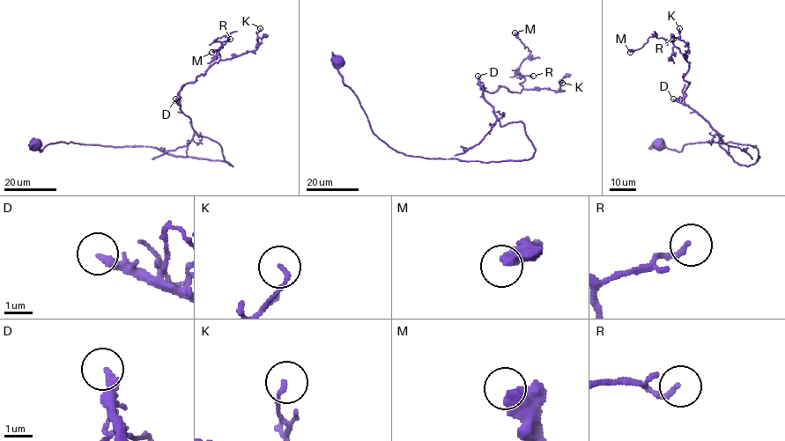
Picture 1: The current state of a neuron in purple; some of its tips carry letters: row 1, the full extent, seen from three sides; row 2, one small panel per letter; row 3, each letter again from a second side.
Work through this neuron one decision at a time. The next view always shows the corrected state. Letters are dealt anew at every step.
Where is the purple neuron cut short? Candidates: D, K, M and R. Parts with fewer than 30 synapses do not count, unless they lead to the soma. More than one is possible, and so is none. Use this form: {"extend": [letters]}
{"extend": ["D"]}

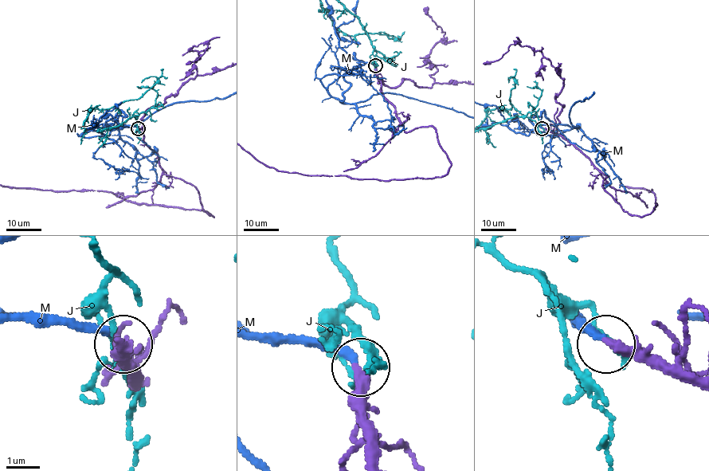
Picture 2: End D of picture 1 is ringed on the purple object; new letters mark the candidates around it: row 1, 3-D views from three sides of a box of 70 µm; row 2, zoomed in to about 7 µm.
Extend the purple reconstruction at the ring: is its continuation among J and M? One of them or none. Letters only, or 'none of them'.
none of them

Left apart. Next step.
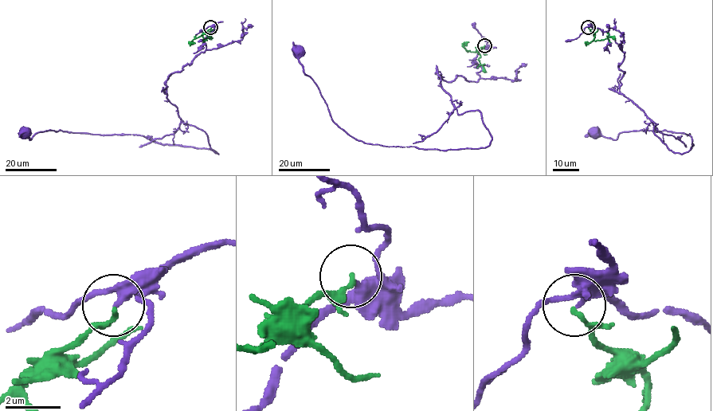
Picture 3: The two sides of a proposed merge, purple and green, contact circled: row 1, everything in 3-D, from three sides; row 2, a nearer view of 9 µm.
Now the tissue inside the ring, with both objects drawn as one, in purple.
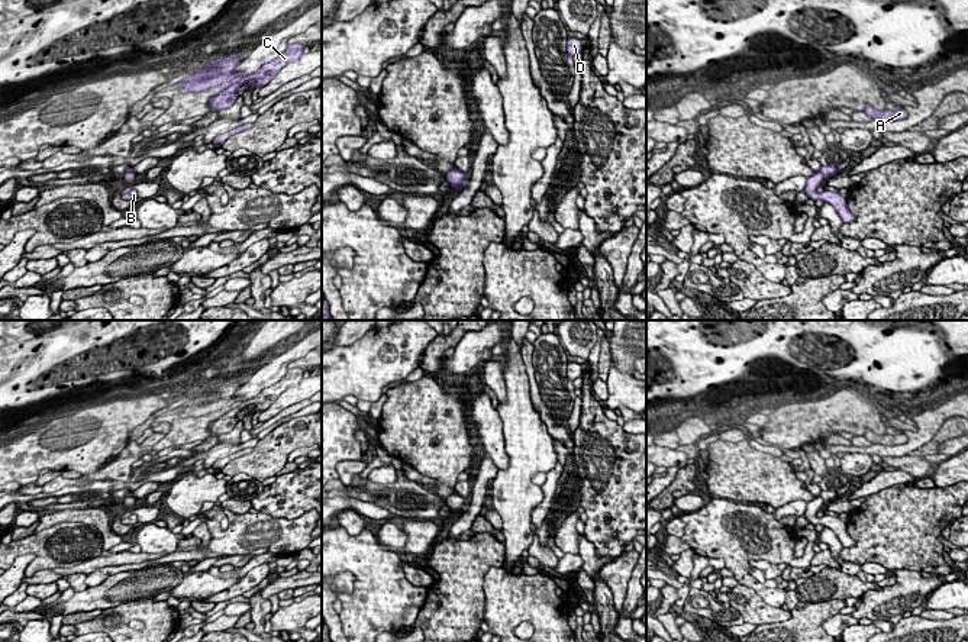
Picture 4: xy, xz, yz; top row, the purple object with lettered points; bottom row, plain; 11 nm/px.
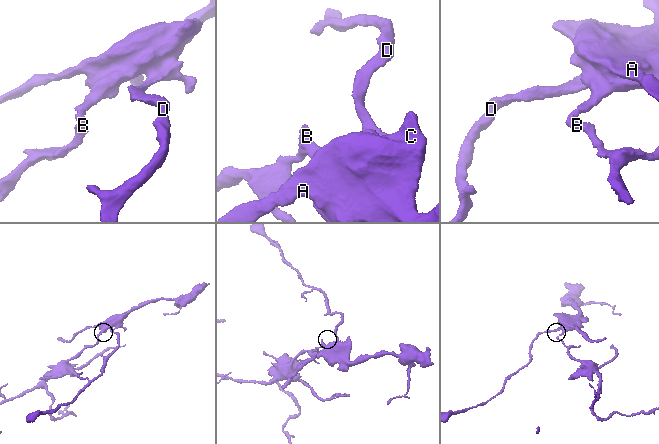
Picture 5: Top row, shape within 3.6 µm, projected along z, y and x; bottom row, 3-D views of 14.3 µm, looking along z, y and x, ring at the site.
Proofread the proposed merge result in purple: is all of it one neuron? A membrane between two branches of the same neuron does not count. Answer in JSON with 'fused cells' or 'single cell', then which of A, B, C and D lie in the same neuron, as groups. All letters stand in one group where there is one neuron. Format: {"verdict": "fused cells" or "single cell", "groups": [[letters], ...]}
{"verdict": "fused cells", "groups": [["A", "C", "D"], ["B"]]}

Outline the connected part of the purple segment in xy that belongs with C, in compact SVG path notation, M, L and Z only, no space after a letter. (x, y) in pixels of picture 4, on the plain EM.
M290 368L278 383L264 388L258 396L252 399L238 400L235 397L235 393L243 385L239 383L239 377L223 384L212 385L193 400L188 400L184 404L181 404L180 416L199 417L228 407L229 410L220 417L217 417L214 422L212 422L209 428L210 432L214 435L228 433L239 422L238 413L242 409L252 406L254 410L249 414L264 412L278 399L281 393L284 393L290 387L299 385L303 380L303 374L303 368Z

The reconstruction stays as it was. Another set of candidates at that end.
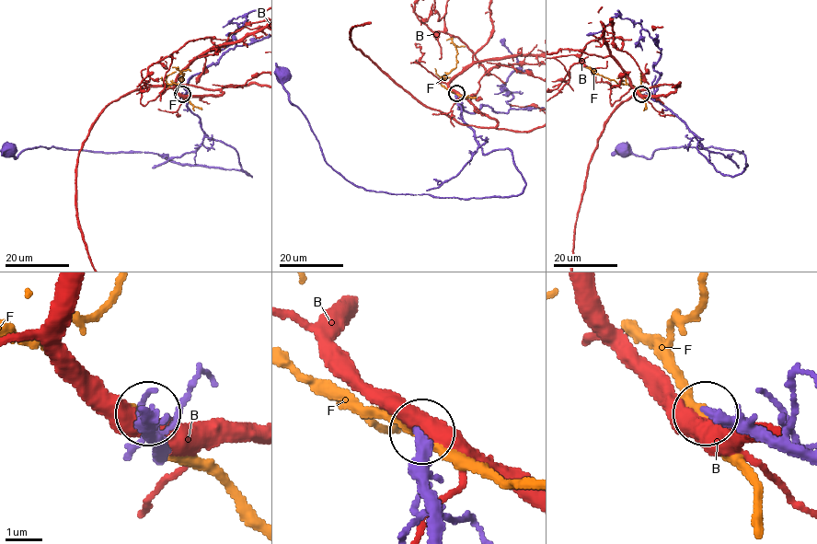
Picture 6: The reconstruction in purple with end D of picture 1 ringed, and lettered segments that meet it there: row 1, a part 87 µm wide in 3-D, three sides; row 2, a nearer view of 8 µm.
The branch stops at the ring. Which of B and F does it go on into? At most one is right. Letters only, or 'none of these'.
none of these

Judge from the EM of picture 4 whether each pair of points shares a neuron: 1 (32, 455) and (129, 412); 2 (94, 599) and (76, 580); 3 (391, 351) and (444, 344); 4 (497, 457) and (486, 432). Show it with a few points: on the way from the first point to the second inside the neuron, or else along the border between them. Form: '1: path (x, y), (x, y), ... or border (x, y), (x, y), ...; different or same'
1: path (57, 447), (84, 442), (105, 429); same
2: border (87, 586), (76, 593); different
3: border (439, 335), (422, 351); different
4: path (496, 451), (490, 438); same

